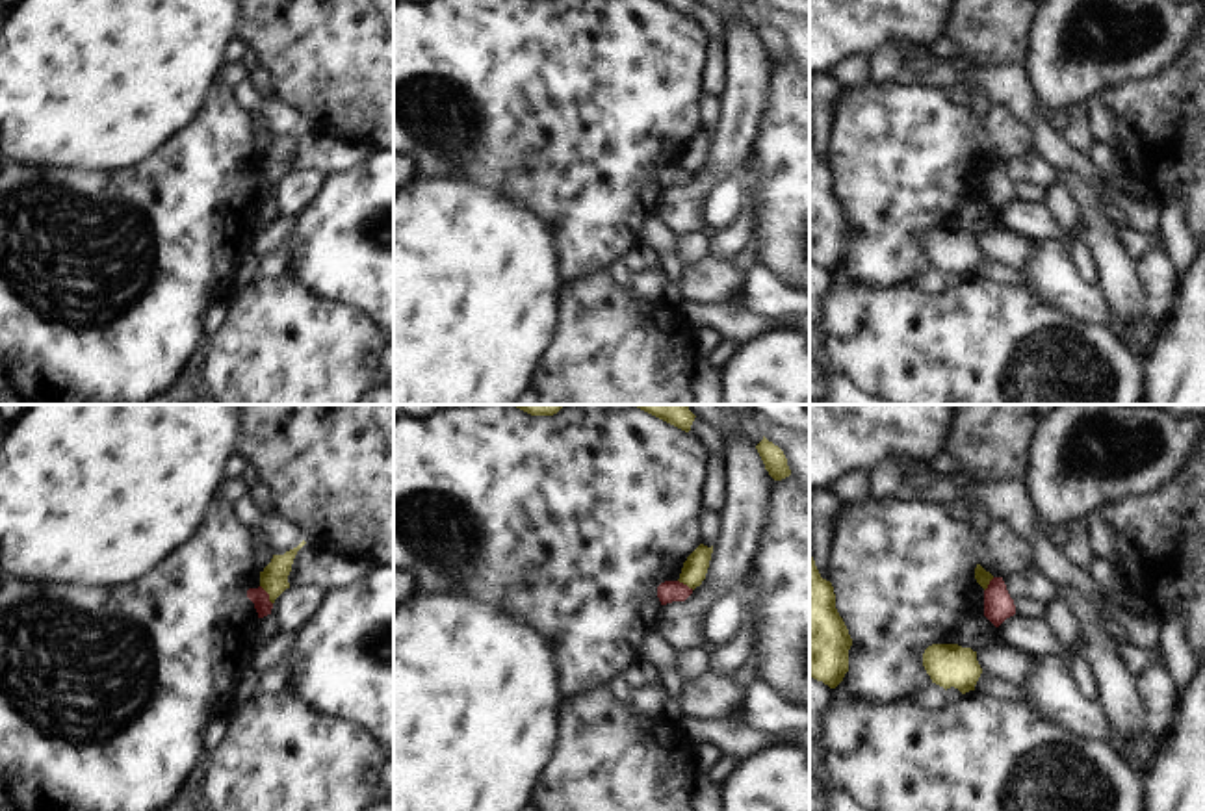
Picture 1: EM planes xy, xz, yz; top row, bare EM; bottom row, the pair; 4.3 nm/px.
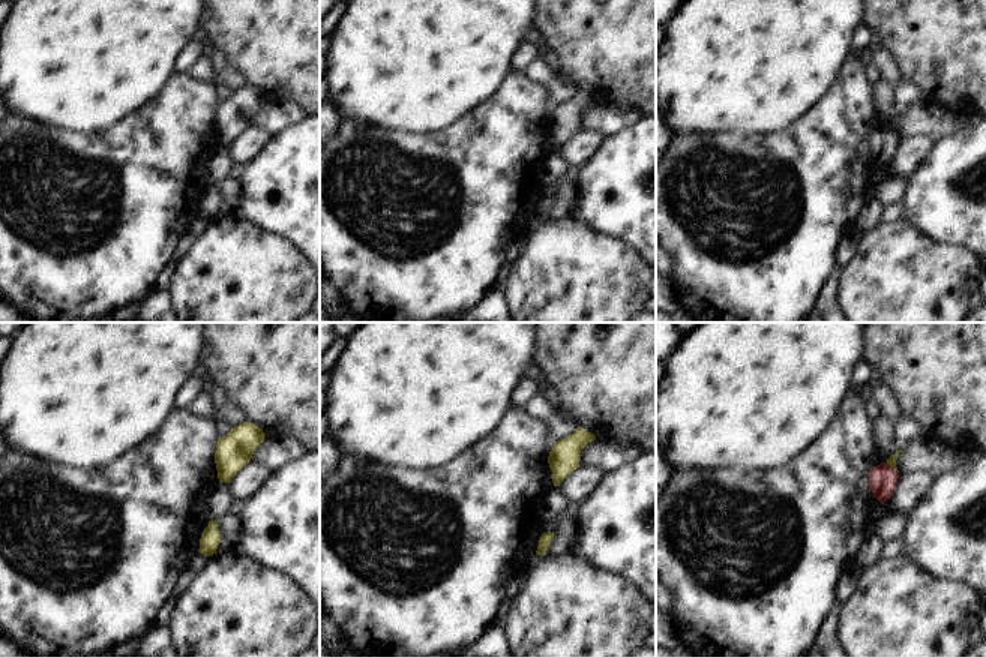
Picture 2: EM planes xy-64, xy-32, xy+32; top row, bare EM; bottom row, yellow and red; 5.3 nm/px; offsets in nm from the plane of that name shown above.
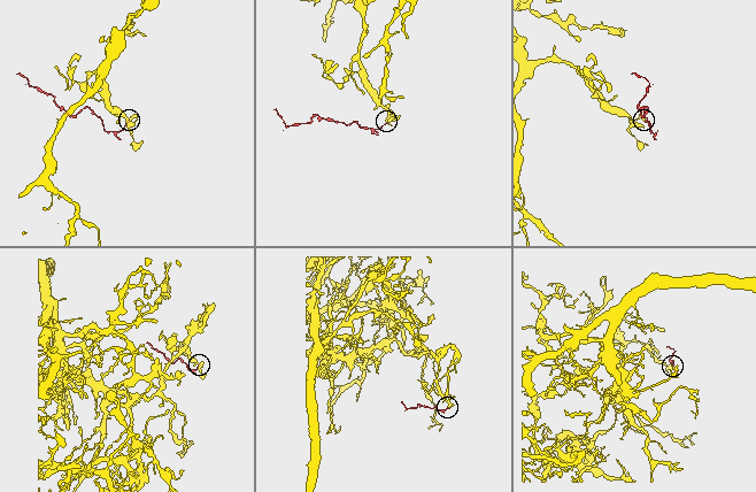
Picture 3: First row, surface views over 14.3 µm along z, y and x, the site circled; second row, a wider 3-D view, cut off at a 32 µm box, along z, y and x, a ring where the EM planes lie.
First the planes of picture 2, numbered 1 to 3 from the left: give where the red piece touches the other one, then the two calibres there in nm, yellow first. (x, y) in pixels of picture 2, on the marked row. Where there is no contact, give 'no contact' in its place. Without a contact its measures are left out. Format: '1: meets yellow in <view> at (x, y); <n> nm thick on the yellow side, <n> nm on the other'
1: no contact
2: no contact
3: meets yellow in xy+32 at (892, 467); 50 nm thick on the yellow side, 150 nm on the other

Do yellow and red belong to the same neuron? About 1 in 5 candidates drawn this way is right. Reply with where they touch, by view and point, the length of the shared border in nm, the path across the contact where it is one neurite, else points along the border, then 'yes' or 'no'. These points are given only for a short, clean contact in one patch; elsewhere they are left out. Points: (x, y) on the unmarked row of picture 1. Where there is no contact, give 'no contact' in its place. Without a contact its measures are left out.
xy (268, 177) | 100 nm | along xy (260, 169), (272, 188) | no

